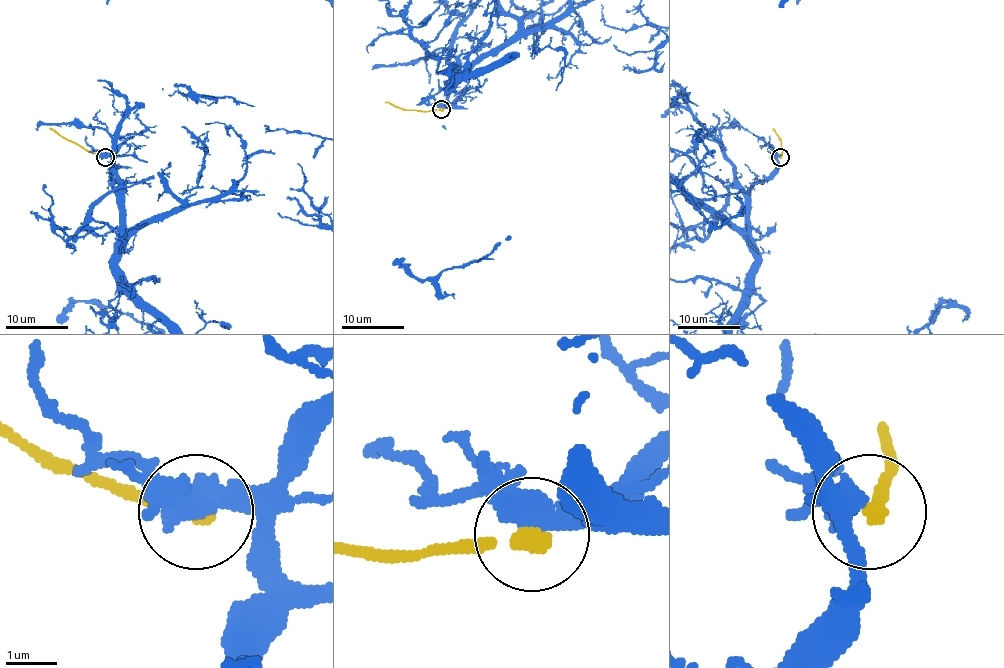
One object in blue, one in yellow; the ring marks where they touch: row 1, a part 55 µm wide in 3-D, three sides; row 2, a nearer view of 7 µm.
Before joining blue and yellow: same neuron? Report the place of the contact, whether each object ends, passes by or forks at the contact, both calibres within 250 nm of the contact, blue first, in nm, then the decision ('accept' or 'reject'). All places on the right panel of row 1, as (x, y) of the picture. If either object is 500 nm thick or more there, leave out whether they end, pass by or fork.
(780, 157) | blue passes by | yellow ends | 440/280 nm | reject

